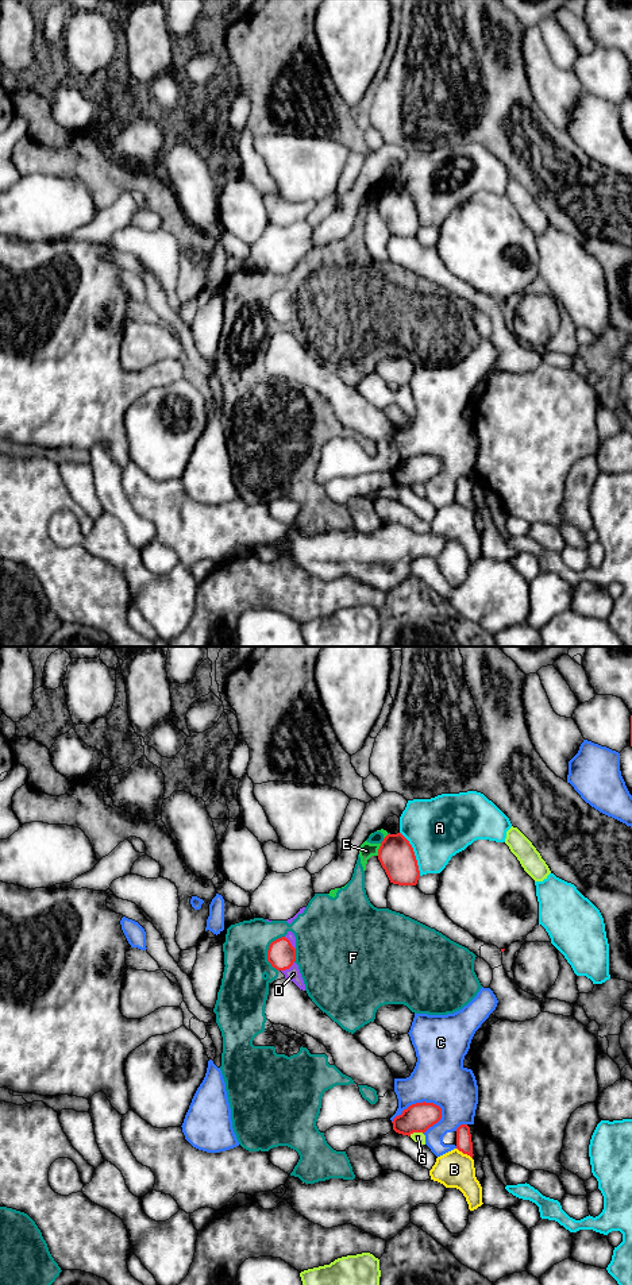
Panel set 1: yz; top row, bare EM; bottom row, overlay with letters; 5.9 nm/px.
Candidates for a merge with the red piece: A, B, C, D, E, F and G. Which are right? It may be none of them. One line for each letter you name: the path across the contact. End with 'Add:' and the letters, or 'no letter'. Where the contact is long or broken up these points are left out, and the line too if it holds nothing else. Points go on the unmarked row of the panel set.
Add: no letter

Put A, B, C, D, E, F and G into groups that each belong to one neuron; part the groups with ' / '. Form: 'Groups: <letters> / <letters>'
Groups: A / B / C / D E F / G

